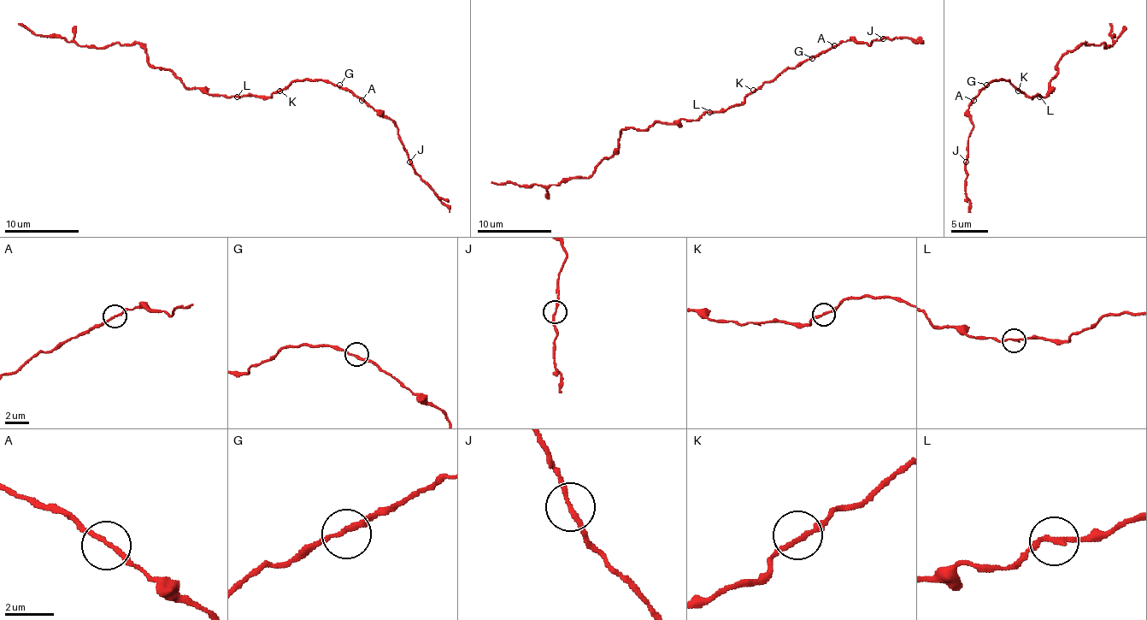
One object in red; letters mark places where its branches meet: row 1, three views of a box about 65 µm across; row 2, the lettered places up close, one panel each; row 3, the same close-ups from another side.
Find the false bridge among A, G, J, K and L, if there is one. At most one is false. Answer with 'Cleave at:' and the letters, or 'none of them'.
Cleave at: none of them

